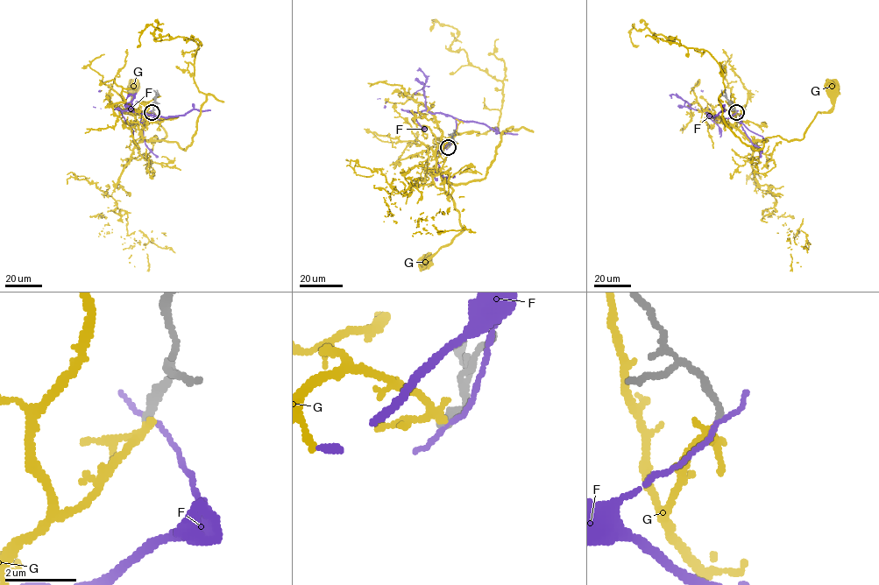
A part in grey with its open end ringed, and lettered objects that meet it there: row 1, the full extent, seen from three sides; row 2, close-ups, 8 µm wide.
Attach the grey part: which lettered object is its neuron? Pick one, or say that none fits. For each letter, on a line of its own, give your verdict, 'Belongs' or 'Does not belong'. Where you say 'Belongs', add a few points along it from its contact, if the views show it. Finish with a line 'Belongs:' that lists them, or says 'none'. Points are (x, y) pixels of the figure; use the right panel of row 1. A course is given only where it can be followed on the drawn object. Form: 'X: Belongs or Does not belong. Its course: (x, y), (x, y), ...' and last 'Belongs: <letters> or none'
F: Does not belong
G: Belongs. Its course: (736, 112), (733, 126), (750, 140), (779, 136), (788, 141), (801, 139), (815, 115), (832, 107), (835, 87)
Belongs: G

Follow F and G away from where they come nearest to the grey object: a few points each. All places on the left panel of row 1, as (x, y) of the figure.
F: (152, 112), (159, 119), (158, 116), (145, 113), (101, 108), (99, 90)
G: (152, 112), (145, 118), (142, 140), (156, 136), (160, 141), (166, 131), (155, 115), (131, 107), (131, 87)

